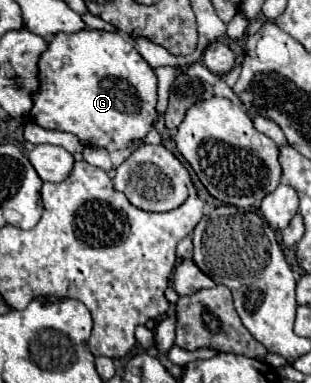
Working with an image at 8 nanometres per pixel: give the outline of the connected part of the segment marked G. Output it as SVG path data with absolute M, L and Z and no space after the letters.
M89 28L73 34L59 32L49 40L47 50L39 56L37 68L39 88L31 92L33 106L29 110L29 118L45 130L69 132L75 134L83 146L99 146L113 152L129 150L133 142L145 140L147 132L155 126L157 76L151 66L147 66L143 56L135 50L135 46L119 32Z

